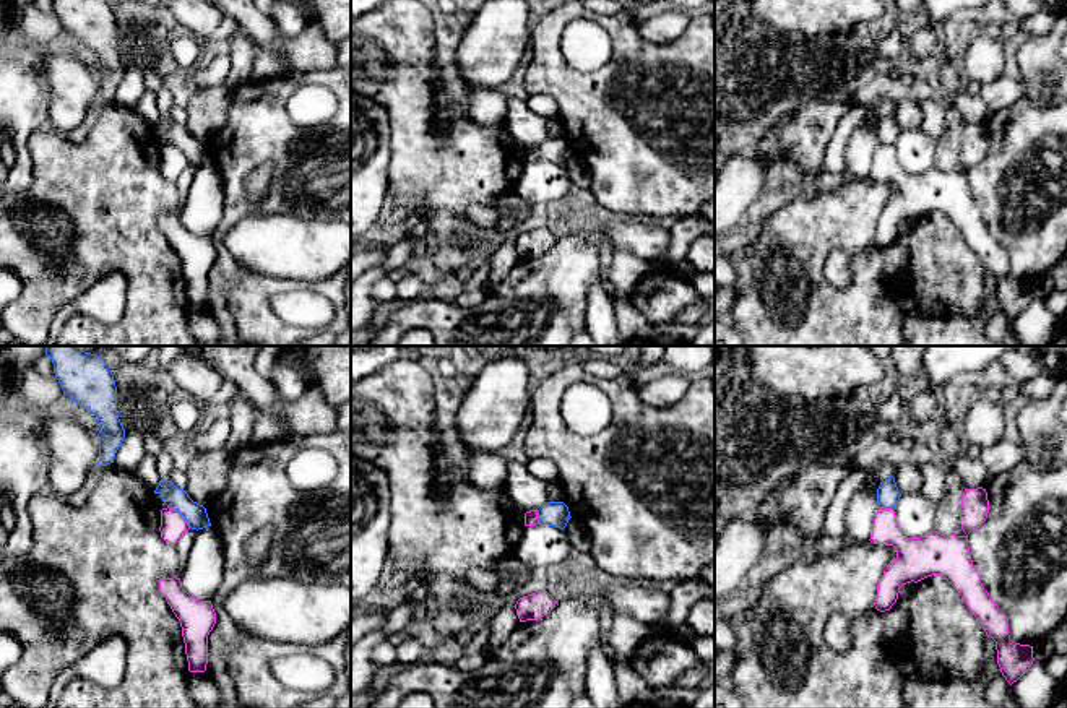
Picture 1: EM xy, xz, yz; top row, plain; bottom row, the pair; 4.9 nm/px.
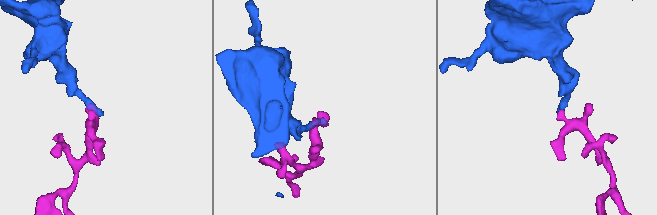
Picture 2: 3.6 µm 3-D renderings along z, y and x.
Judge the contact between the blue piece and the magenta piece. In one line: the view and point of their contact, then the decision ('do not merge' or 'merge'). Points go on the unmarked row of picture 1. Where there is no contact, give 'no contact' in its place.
meets blue in xy at (181, 150); do not merge

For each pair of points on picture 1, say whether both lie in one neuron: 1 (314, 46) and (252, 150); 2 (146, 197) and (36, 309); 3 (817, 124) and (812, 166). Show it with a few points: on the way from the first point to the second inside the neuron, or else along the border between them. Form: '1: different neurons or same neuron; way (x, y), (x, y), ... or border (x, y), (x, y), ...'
1: different neurons; border (333, 67), (289, 72)
2: same neuron; way (117, 226), (69, 275), (65, 283)
3: same neuron; way (812, 133), (812, 156)

